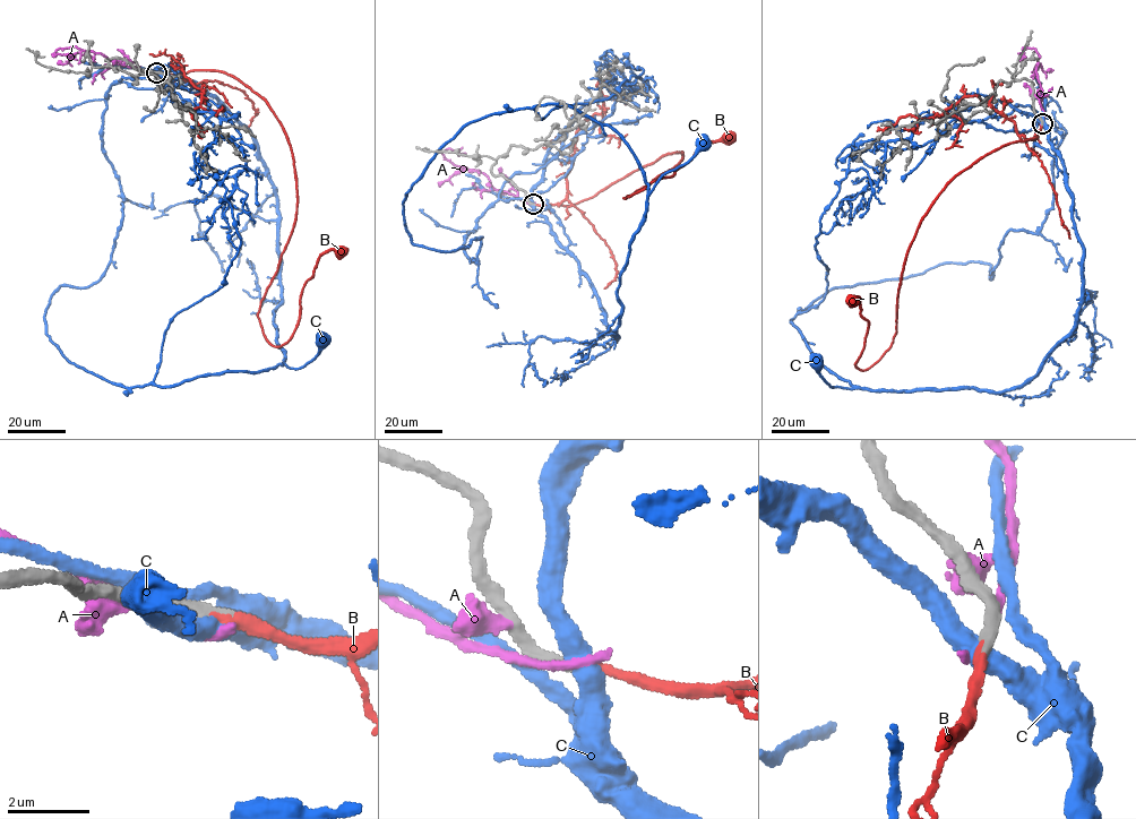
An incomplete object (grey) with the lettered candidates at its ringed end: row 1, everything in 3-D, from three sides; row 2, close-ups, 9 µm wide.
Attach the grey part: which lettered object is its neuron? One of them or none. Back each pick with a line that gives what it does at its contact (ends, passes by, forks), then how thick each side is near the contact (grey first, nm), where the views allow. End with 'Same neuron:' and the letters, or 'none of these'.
B: It ends there. Thickness 280 nm (grey) against 200 nm
Same neuron: B

